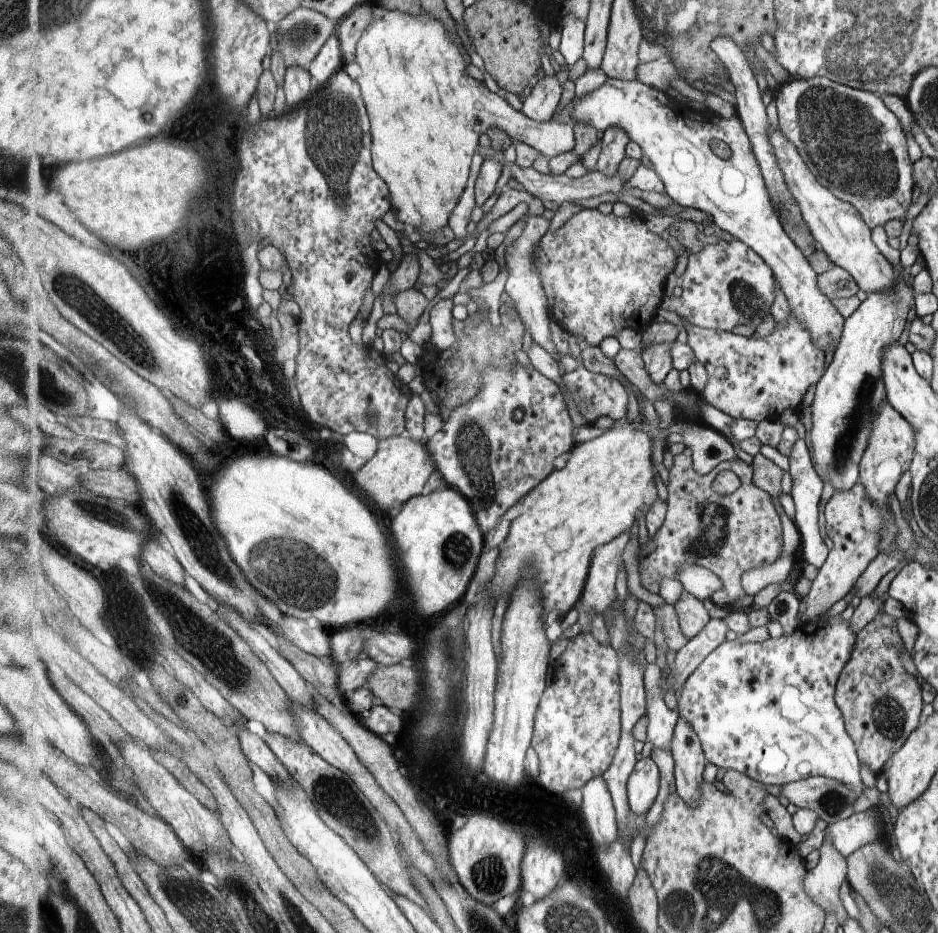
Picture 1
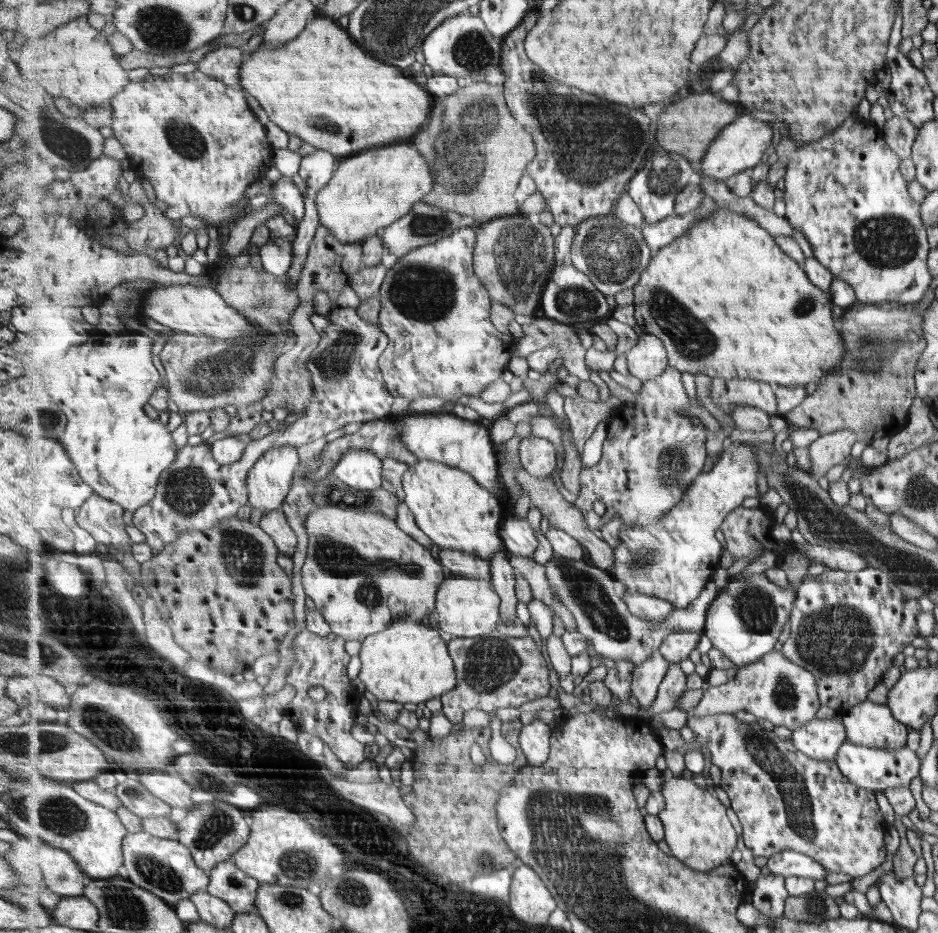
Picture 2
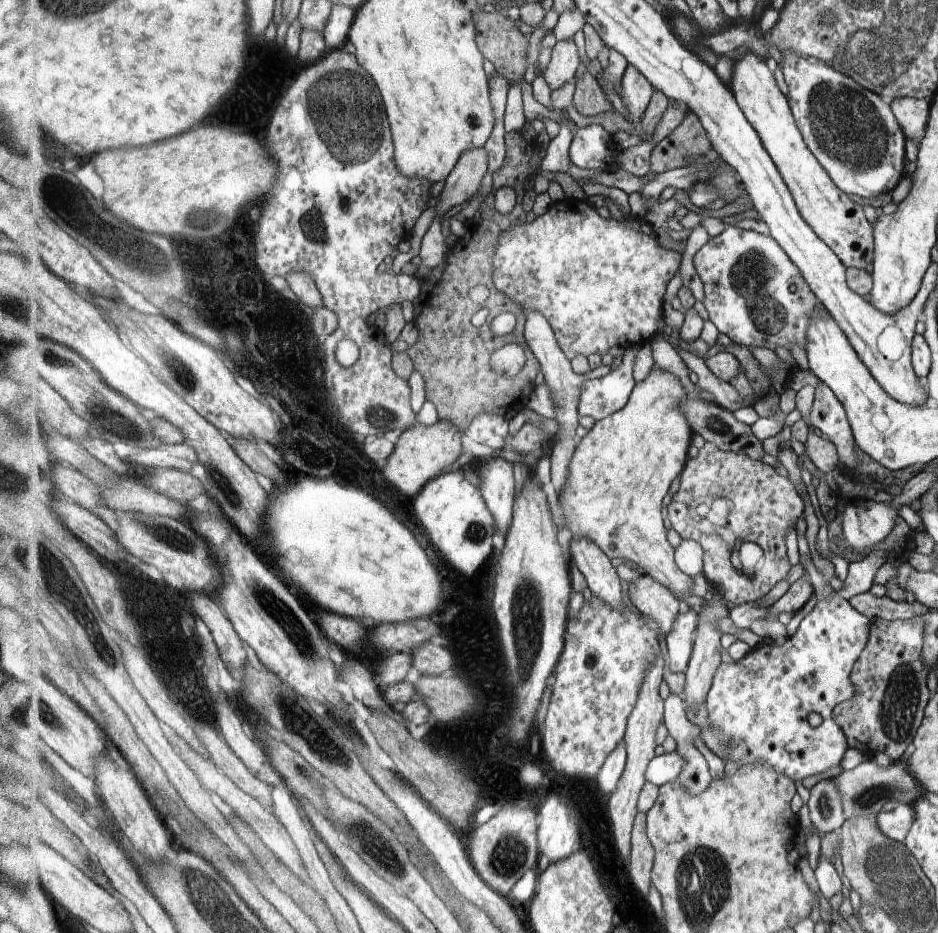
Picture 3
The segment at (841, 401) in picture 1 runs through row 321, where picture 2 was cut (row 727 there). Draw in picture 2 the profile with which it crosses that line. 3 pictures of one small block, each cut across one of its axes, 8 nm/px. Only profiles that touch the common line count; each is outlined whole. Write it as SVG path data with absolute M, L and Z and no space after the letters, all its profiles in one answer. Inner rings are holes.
M865 700L839 716L844 722L847 740L859 746L881 750L897 750L906 746L908 732L904 723L897 722L885 704Z

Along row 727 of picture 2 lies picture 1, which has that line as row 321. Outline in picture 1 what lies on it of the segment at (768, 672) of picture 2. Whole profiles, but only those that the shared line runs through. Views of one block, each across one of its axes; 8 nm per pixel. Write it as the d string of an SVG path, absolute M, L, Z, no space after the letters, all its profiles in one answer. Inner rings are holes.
M791 312L783 326L777 324L771 334L761 338L694 325L688 331L688 345L709 372L702 398L733 419L761 422L777 418L789 408L798 411L827 368L825 351L817 346L811 332Z

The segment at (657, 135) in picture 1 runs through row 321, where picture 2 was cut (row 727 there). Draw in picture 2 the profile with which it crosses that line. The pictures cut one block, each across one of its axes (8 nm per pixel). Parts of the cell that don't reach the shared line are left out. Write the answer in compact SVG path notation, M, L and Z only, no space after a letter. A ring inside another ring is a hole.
M840 716L833 719L816 718L792 731L797 750L818 761L835 761L841 745L847 740L846 728Z

